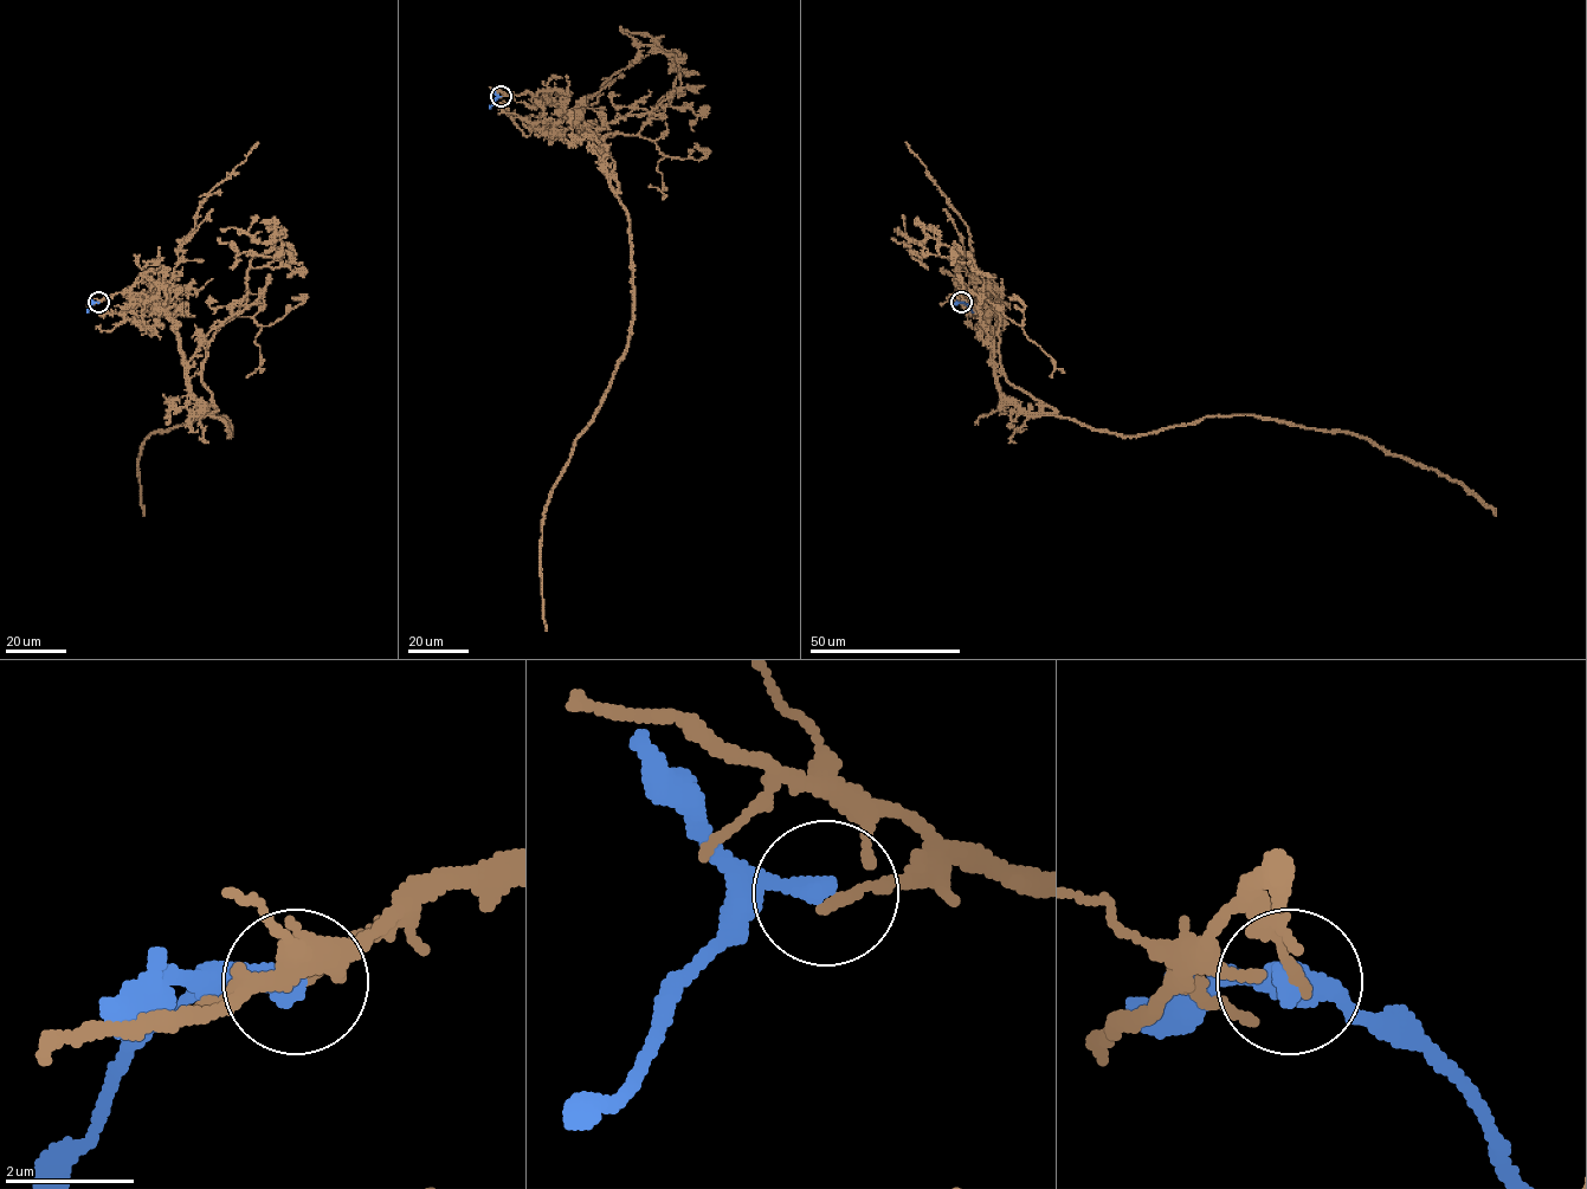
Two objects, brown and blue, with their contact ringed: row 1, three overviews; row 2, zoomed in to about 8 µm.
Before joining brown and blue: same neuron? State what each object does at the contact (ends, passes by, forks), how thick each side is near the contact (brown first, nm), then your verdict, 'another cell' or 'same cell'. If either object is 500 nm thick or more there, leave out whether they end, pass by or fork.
brown ends; blue ends; calibres 160 and 320 nm; another cell

